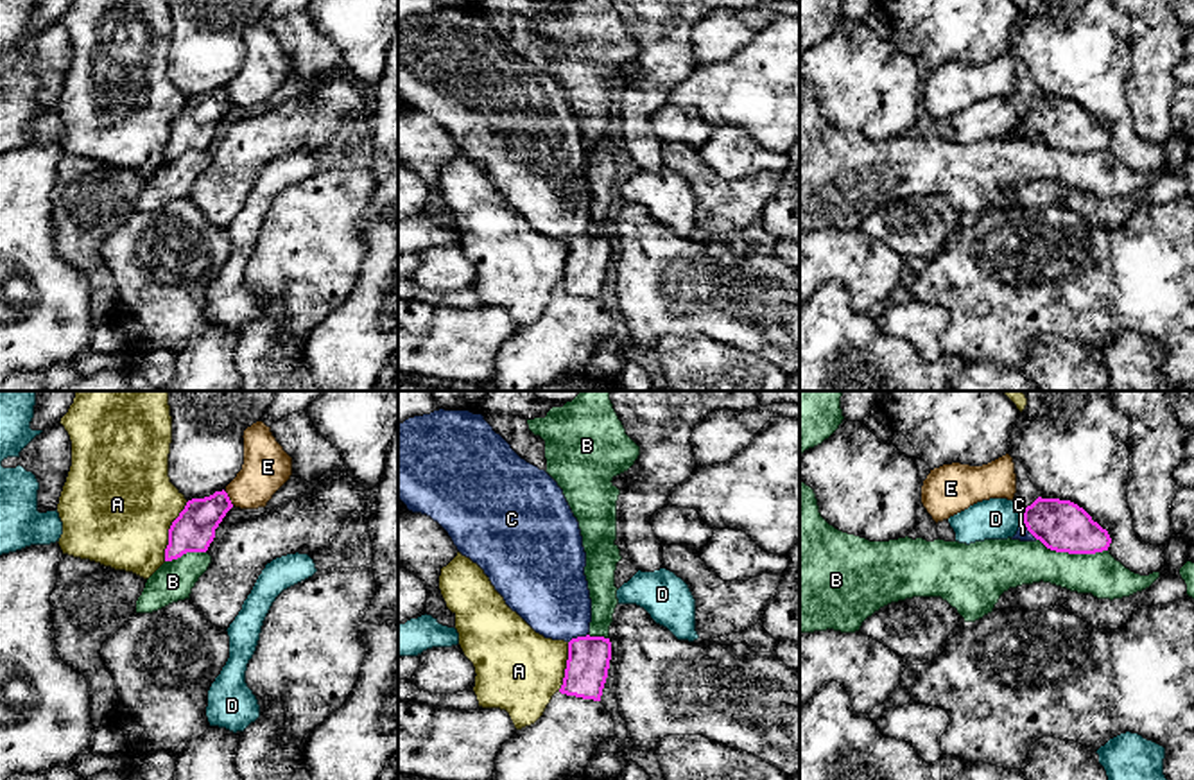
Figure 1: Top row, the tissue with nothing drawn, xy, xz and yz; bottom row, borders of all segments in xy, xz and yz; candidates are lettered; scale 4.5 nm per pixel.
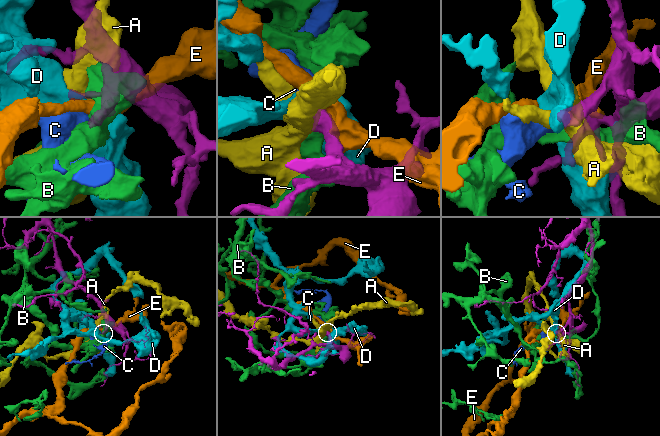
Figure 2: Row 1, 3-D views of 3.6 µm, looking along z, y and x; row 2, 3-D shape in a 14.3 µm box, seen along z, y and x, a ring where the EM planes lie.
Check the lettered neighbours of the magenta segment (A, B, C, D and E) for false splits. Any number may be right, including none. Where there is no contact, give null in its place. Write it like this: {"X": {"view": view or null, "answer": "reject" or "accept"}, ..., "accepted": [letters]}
{"A": {"view": "xy", "answer": "reject"}, "B": {"view": "yz", "answer": "reject"}, "C": {"view": "xz", "answer": "accept"}, "D": {"view": "yz", "answer": "reject"}, "E": {"view": "xy", "answer": "reject"}, "accepted": ["C"]}

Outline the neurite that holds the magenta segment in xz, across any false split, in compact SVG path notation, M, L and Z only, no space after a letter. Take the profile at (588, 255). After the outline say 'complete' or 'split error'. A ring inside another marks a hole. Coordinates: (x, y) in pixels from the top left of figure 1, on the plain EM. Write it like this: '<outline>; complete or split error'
M434 9L398 23L398 97L437 120L536 231L568 242L561 292L601 299L611 240L590 235L592 197L579 120L563 88L522 57L482 13Z; split error

